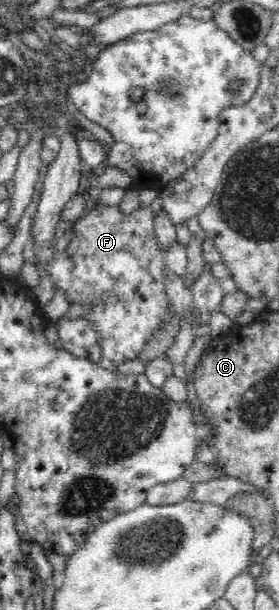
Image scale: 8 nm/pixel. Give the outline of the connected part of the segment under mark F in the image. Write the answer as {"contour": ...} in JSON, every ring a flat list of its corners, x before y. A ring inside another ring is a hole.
{"contour":[[99,202,87,215,67,226,74,229,74,237,70,239,64,252,57,254,46,269,50,272,55,287,65,291,70,303,82,303,90,307,83,317,99,333,103,357,115,364,134,361,166,319,168,303,171,303,166,294,168,275,174,273,176,277,186,279,187,249,177,240,168,249,162,249,158,245,154,230,154,211,151,206,139,206,134,212,126,214,119,206,108,206]]}

